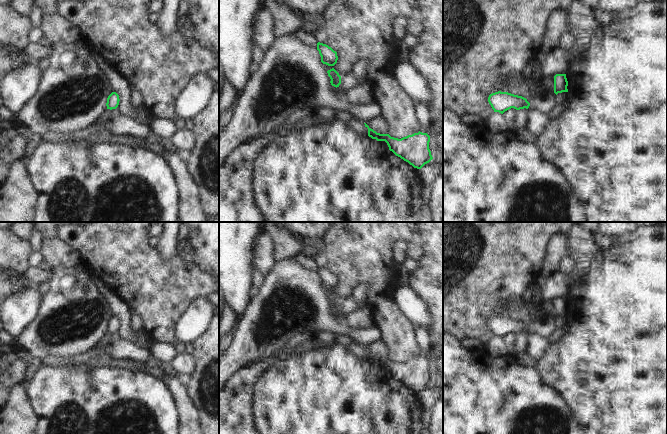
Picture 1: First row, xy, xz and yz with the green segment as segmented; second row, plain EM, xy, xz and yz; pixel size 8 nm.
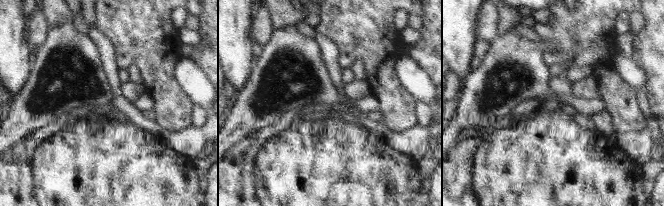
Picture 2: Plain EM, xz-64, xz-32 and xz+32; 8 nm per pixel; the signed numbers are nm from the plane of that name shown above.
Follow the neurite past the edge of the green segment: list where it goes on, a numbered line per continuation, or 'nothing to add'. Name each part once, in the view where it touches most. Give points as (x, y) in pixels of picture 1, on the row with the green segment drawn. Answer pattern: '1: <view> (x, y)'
nothing to add

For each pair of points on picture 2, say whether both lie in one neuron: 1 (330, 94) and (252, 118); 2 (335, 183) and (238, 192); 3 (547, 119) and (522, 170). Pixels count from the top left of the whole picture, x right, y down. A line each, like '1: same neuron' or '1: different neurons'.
1: same neuron
2: different neurons
3: same neuron

